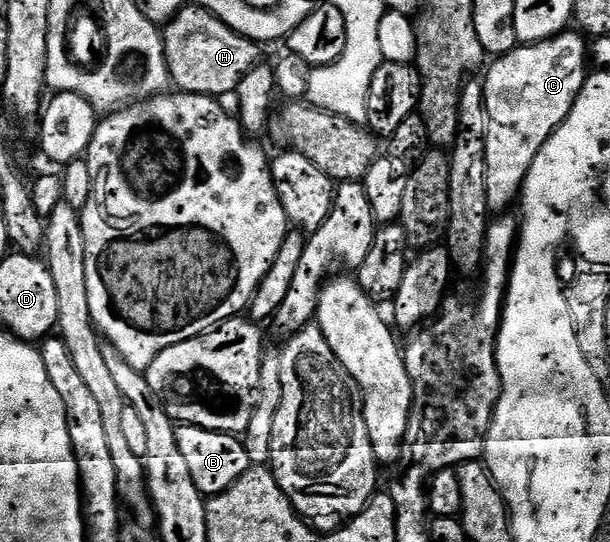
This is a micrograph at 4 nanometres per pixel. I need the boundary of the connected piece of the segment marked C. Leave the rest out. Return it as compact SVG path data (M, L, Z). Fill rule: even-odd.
M564 32L553 36L549 40L544 42L532 42L530 44L520 44L515 47L513 52L503 54L497 59L494 59L486 67L487 78L482 79L483 87L485 88L485 112L489 112L489 140L485 140L485 168L487 169L487 175L485 176L485 188L487 189L487 195L489 196L489 208L492 212L507 212L511 205L516 205L517 199L520 197L523 189L523 181L527 179L527 173L529 168L533 164L533 160L537 160L537 152L541 152L541 148L549 140L549 136L553 136L553 132L559 127L564 120L569 116L569 112L573 108L573 104L577 100L577 96L581 92L581 88L587 83L589 77L589 42L582 33L576 32Z

